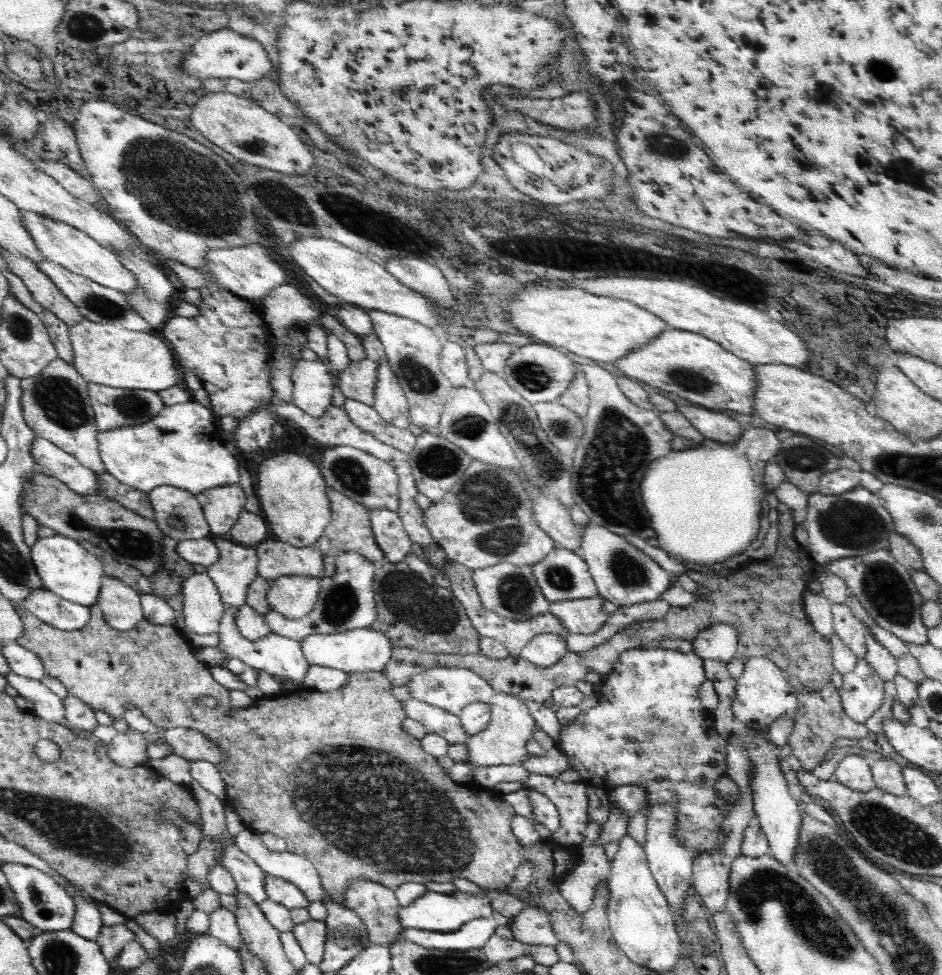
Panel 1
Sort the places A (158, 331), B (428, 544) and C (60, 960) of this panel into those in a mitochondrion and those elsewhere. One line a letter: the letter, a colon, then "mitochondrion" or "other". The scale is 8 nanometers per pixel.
A: other
B: other
C: mitochondrion

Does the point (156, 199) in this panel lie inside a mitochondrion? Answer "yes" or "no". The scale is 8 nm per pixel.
yes

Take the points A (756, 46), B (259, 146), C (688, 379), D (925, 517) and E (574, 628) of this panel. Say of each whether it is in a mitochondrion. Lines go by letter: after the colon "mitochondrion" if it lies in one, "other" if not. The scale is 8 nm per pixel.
A: other
B: mitochondrion
C: mitochondrion
D: mitochondrion
E: other

